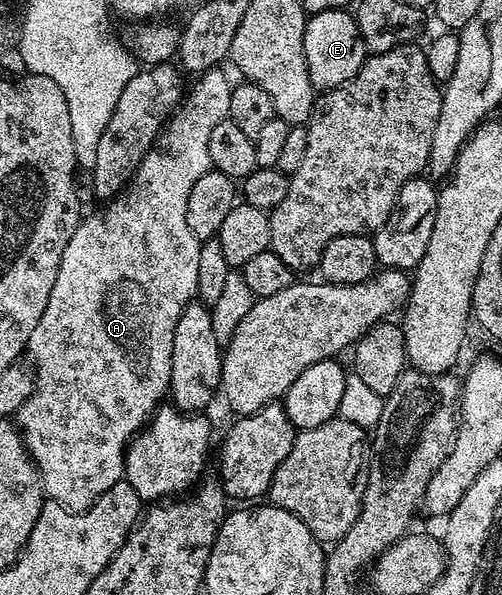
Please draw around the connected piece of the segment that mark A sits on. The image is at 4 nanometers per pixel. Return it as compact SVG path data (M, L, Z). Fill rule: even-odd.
M221 66L211 67L197 76L198 84L191 91L189 88L178 110L163 127L162 134L154 140L153 149L144 157L144 161L140 161L136 173L126 184L126 189L109 200L103 206L106 207L103 211L98 211L95 215L87 214L79 223L64 249L64 257L56 273L56 285L52 285L48 305L44 305L44 317L40 317L40 325L36 325L36 329L32 329L32 337L28 337L25 354L28 359L30 355L29 362L36 372L36 386L32 397L28 397L28 401L24 401L22 408L17 411L16 423L24 436L26 451L34 460L38 475L42 478L45 498L59 503L65 511L87 511L103 493L112 489L112 485L123 482L127 445L150 422L151 415L167 398L172 373L172 337L176 337L176 321L180 321L180 313L184 313L184 309L198 293L197 274L202 243L194 236L192 229L188 229L188 193L192 193L192 185L196 185L196 181L200 181L200 177L204 177L204 173L211 170L208 140L212 137L212 129L216 129L220 121L230 117L232 79L222 70Z

